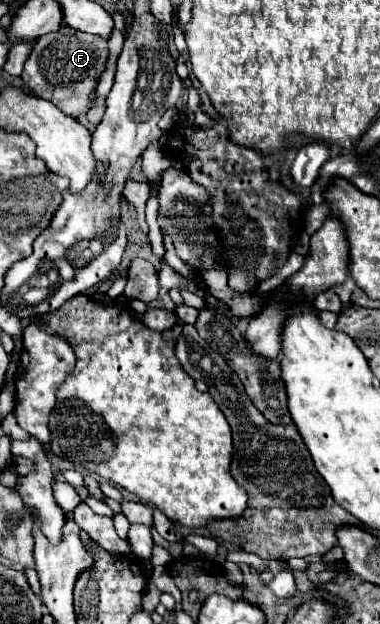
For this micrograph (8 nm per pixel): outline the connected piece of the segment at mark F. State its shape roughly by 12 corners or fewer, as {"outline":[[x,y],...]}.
{"outline":[[69,26],[37,40],[21,74],[65,114],[87,110],[107,42]]}

